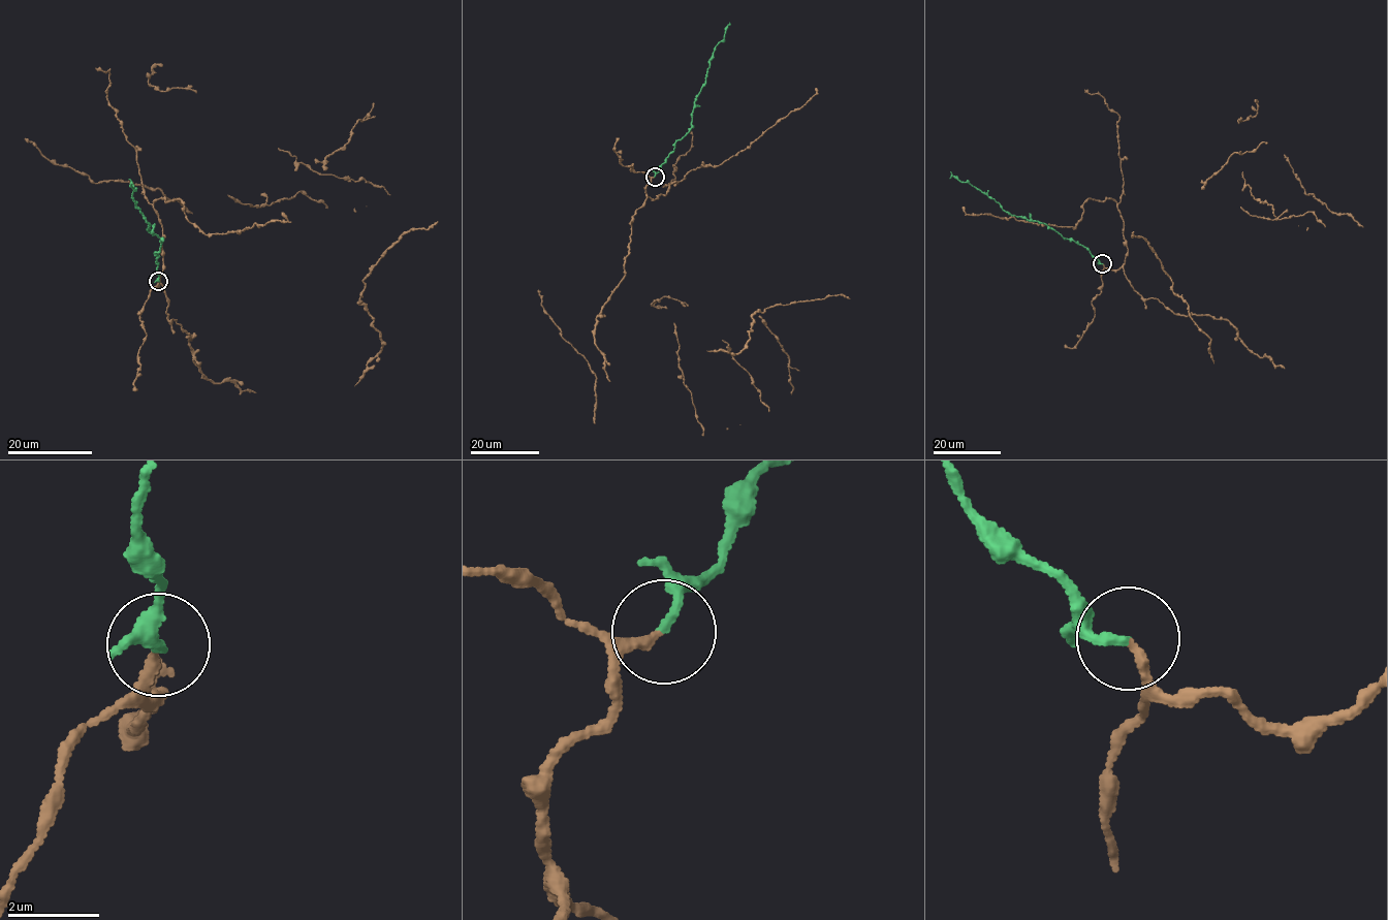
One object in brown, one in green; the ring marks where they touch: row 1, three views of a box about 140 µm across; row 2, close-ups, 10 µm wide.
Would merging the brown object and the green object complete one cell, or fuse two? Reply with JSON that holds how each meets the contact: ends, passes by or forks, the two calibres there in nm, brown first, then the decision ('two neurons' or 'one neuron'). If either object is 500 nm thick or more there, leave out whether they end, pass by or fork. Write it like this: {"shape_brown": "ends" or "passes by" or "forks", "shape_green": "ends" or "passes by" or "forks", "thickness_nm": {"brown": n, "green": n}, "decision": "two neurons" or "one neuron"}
{"shape_brown": "ends", "shape_green": "ends", "thickness_nm": {"brown": 200, "green": 190}, "decision": "one neuron"}

